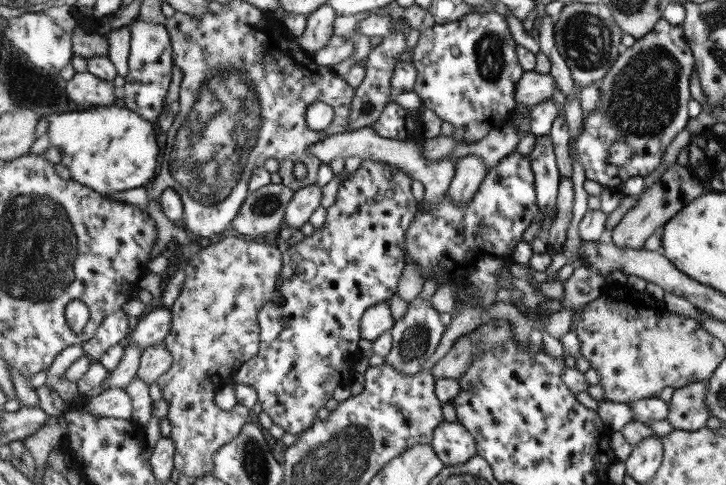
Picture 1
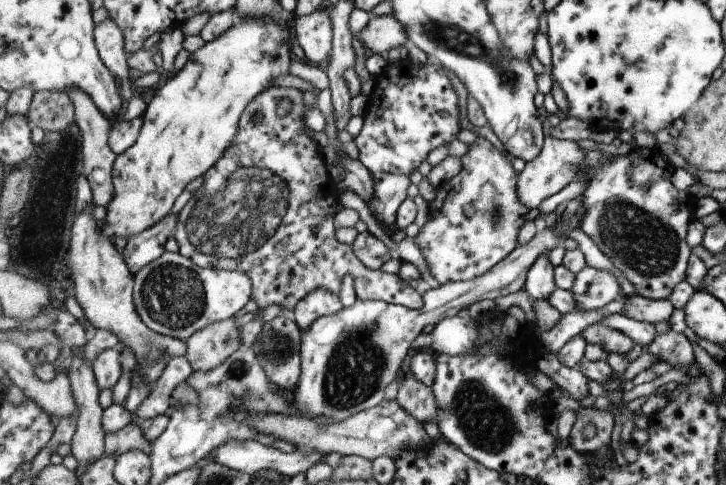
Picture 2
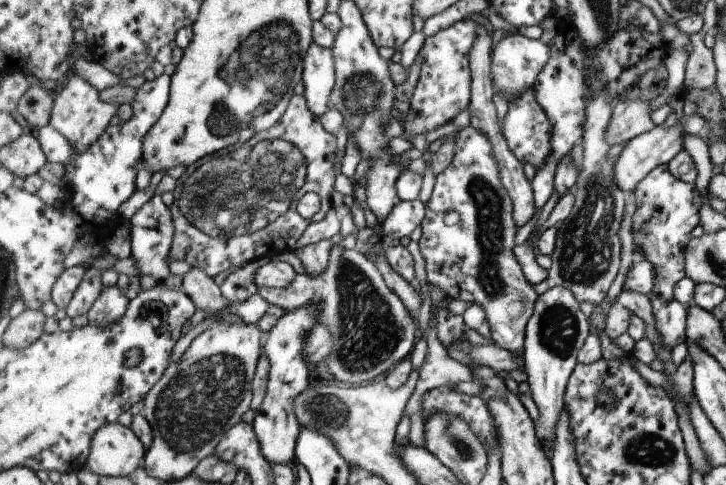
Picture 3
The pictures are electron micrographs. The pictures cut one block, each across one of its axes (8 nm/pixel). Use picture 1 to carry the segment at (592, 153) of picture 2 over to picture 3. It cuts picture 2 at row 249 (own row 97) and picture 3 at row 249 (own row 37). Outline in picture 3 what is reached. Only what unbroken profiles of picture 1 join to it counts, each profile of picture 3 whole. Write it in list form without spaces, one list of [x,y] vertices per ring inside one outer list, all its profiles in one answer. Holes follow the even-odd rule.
[[[669,164],[657,166],[644,180],[637,186],[634,192],[636,196],[637,208],[633,215],[634,244],[641,245],[646,259],[648,259],[656,269],[656,284],[648,298],[652,300],[656,328],[660,335],[660,342],[667,348],[673,349],[681,343],[687,344],[688,339],[688,308],[683,303],[676,300],[676,285],[686,278],[685,250],[688,249],[689,242],[692,242],[691,232],[700,226],[700,211],[702,208],[702,195],[695,185],[678,180],[670,172]]]

